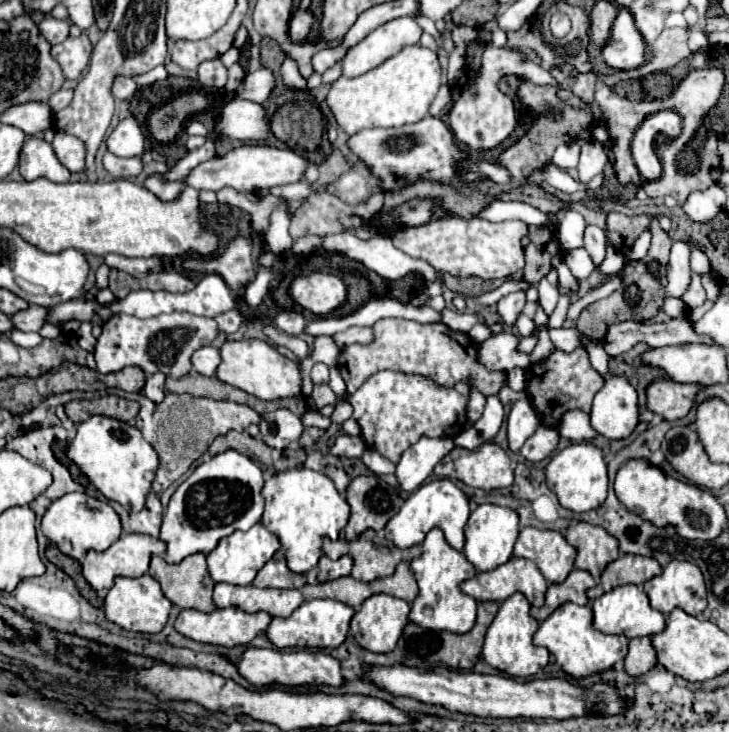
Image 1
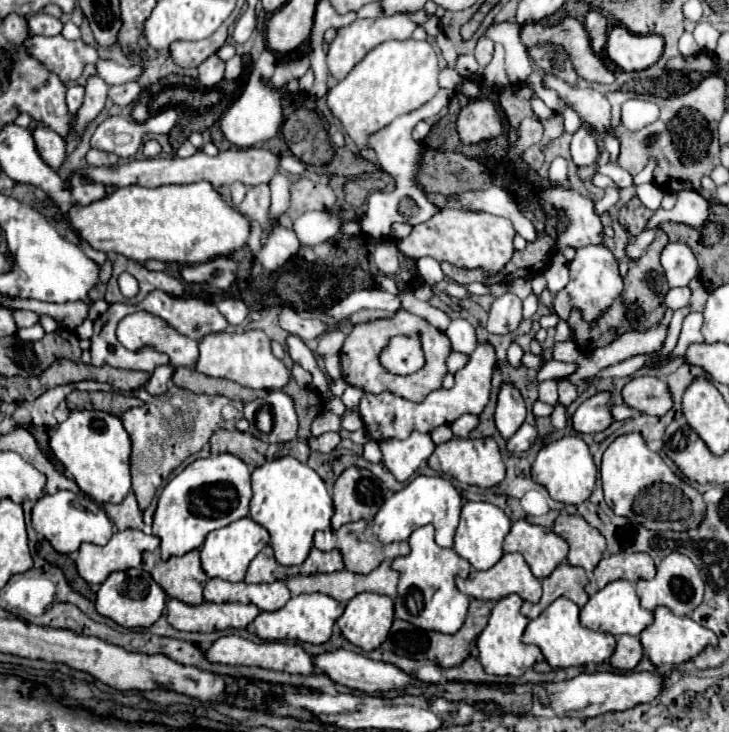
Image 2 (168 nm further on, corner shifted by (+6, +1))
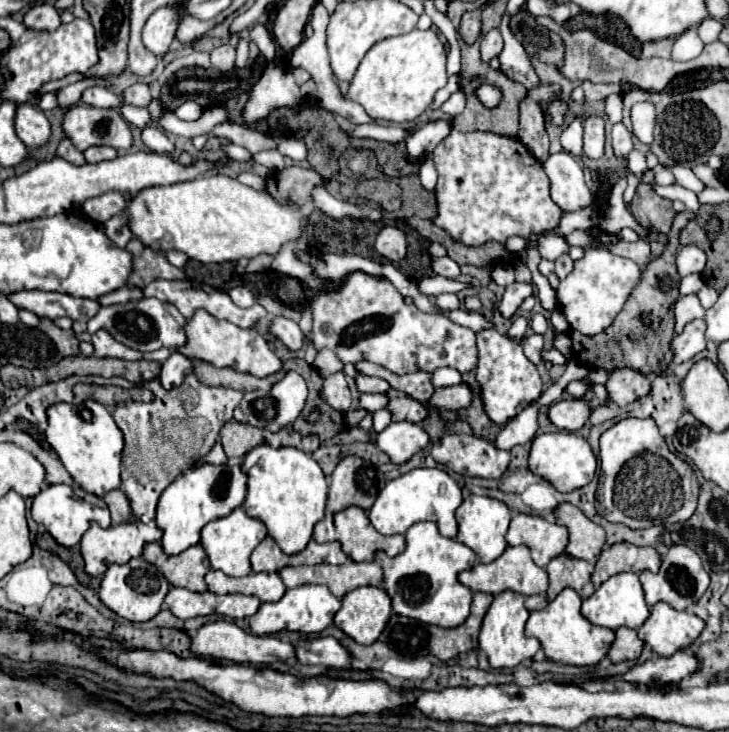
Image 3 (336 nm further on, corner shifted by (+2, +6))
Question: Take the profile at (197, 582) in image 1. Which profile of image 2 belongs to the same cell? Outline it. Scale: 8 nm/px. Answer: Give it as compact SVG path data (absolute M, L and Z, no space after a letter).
M191 550L183 556L173 556L169 560L161 560L157 554L143 554L143 570L147 570L155 582L165 590L169 598L181 600L185 604L201 604L203 586L207 576L199 562L199 550Z

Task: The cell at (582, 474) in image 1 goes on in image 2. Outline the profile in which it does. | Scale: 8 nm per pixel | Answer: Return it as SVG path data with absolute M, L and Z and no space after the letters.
M565 436L539 450L531 466L531 476L537 484L547 488L553 500L577 506L579 502L585 502L591 496L595 480L597 480L597 466L593 462L589 446L579 436Z

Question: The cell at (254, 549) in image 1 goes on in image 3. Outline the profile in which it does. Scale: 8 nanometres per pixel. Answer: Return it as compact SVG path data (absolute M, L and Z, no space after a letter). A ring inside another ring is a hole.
M237 507L227 517L215 519L215 521L211 521L203 527L201 545L207 553L213 569L219 569L219 571L223 571L225 575L231 575L231 577L243 577L243 575L251 573L249 555L265 539L265 535L267 535L265 525L259 519L249 517L243 507ZM247 565L249 565L249 571L247 571Z

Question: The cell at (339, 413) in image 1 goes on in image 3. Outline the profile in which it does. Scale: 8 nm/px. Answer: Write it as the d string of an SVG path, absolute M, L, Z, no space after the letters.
M357 375L355 377L357 389L361 393L385 393L391 389L391 385L387 385L387 381L379 379L379 377L367 377L367 375Z

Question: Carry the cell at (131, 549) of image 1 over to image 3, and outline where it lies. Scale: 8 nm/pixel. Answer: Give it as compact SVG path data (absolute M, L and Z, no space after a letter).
M129 521L129 523L119 523L119 525L109 525L107 529L99 525L91 525L83 539L81 539L81 555L85 559L85 571L89 575L103 575L107 571L107 565L111 563L127 563L133 557L141 557L143 545L149 541L159 541L161 539L161 529L155 525L145 525L141 521Z

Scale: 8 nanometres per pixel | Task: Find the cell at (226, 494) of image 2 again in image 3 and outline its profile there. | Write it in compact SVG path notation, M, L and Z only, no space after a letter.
M199 465L179 475L159 497L157 503L157 527L163 531L161 547L167 555L179 555L181 551L201 541L201 529L213 521L229 515L237 509L247 495L247 477L239 465Z

